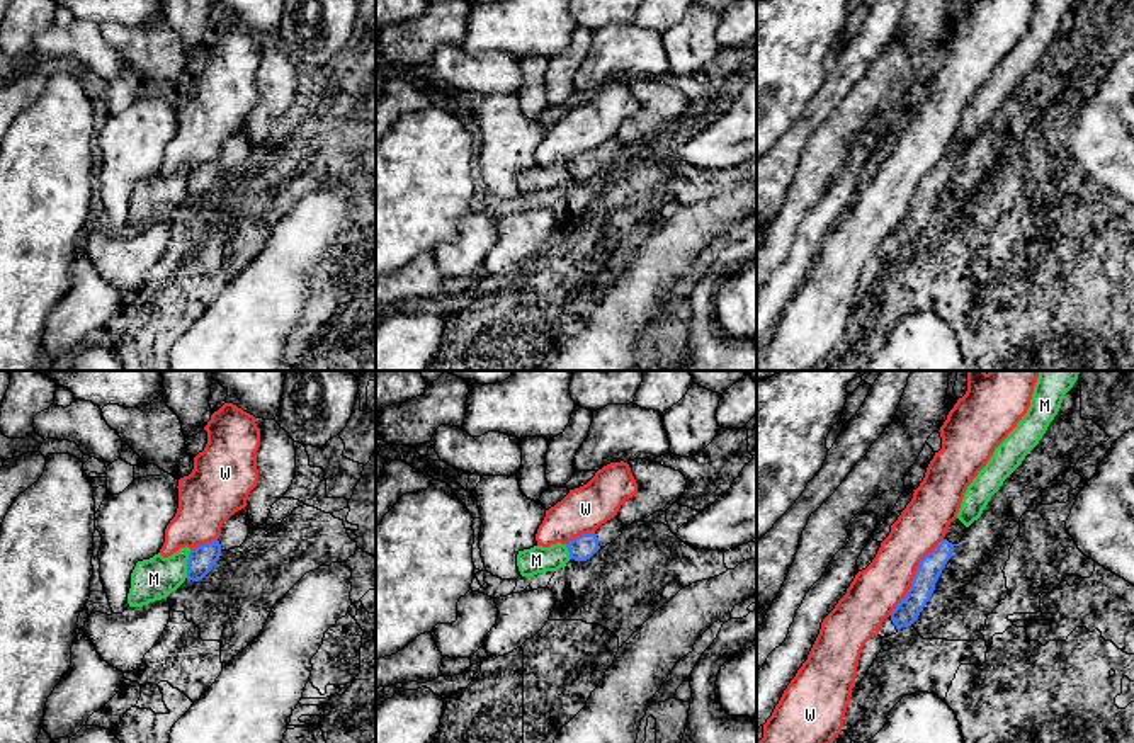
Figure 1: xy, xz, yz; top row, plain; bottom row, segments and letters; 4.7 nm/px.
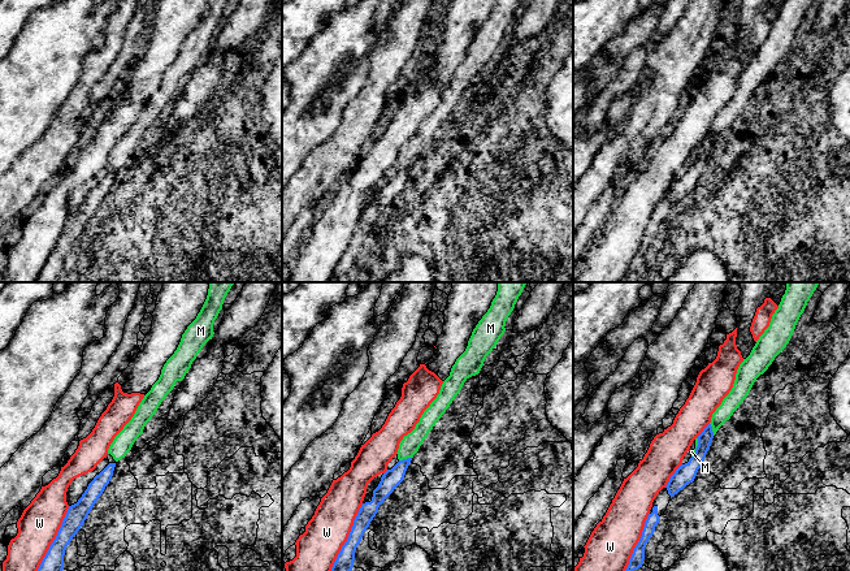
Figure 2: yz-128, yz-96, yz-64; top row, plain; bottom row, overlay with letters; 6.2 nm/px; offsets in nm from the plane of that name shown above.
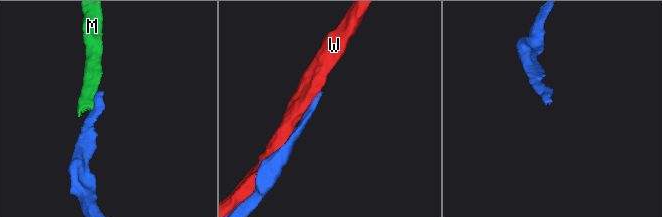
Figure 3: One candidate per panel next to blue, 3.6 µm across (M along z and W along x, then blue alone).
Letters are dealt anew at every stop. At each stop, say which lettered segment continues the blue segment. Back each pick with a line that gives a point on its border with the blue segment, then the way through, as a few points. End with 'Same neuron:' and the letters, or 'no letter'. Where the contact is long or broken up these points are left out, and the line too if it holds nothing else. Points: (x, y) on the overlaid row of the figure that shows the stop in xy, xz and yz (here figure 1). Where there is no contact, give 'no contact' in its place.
Same neuron: no letter

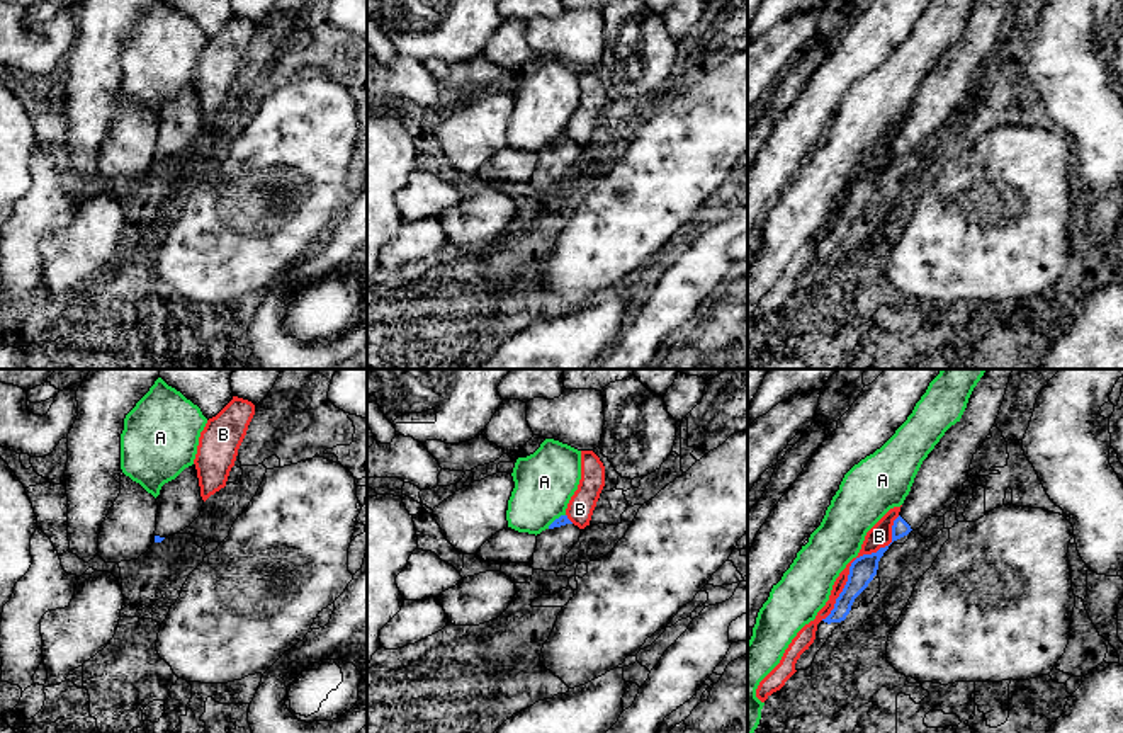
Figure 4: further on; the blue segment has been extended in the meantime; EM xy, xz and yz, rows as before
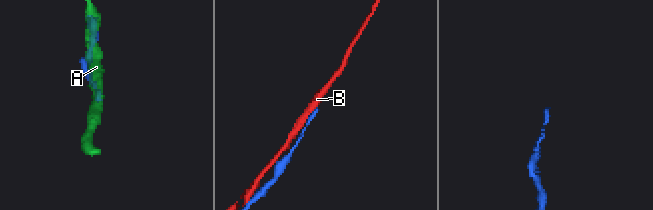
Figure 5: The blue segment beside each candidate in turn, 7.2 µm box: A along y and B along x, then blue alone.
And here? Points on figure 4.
Same neuron: no letter

